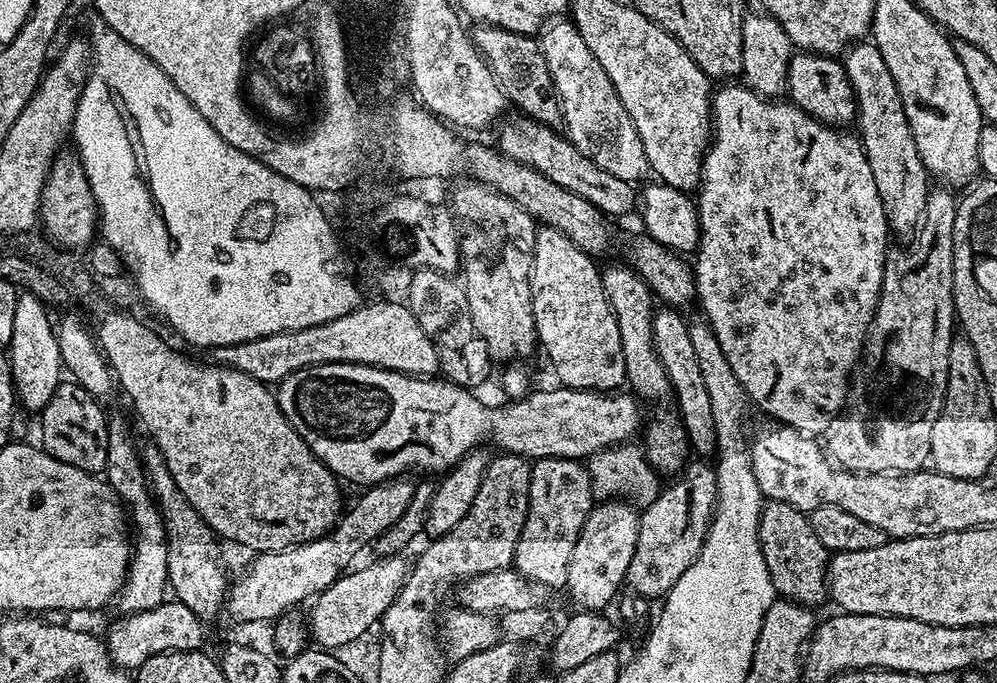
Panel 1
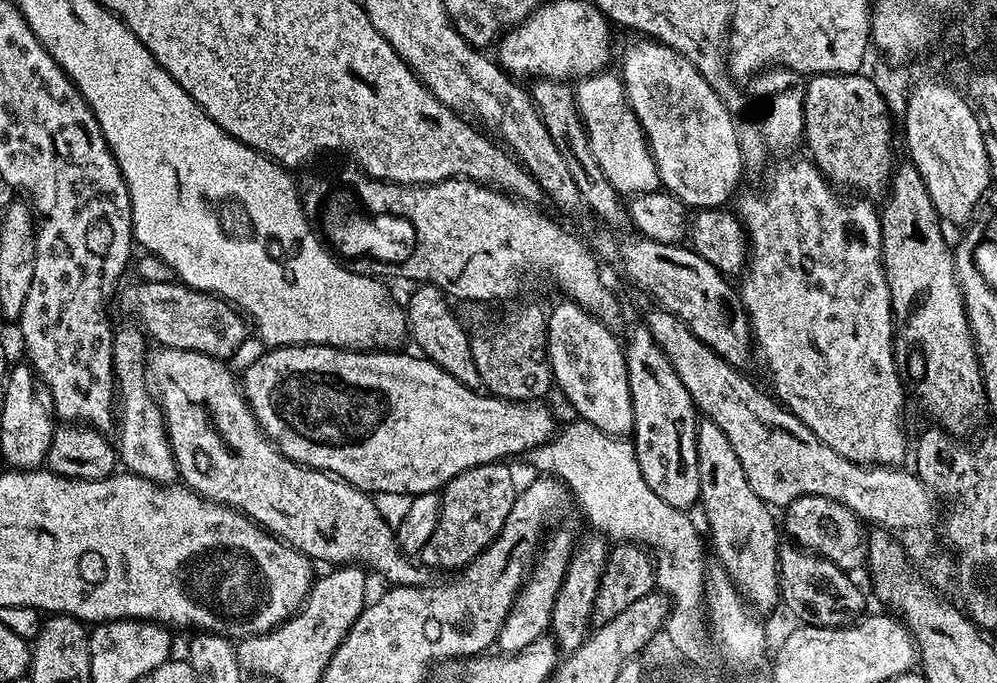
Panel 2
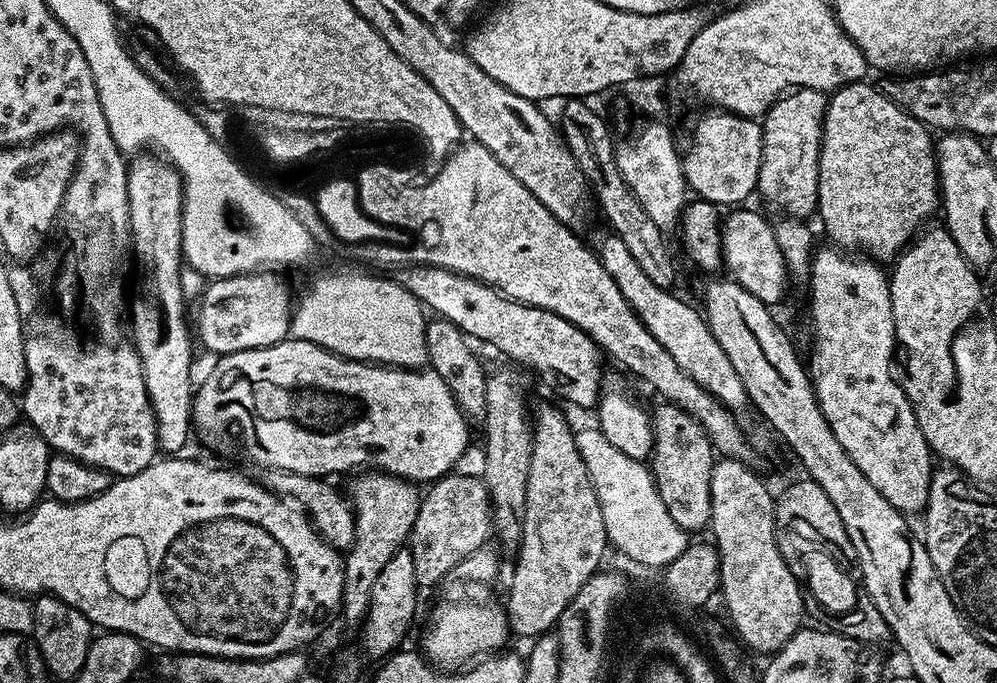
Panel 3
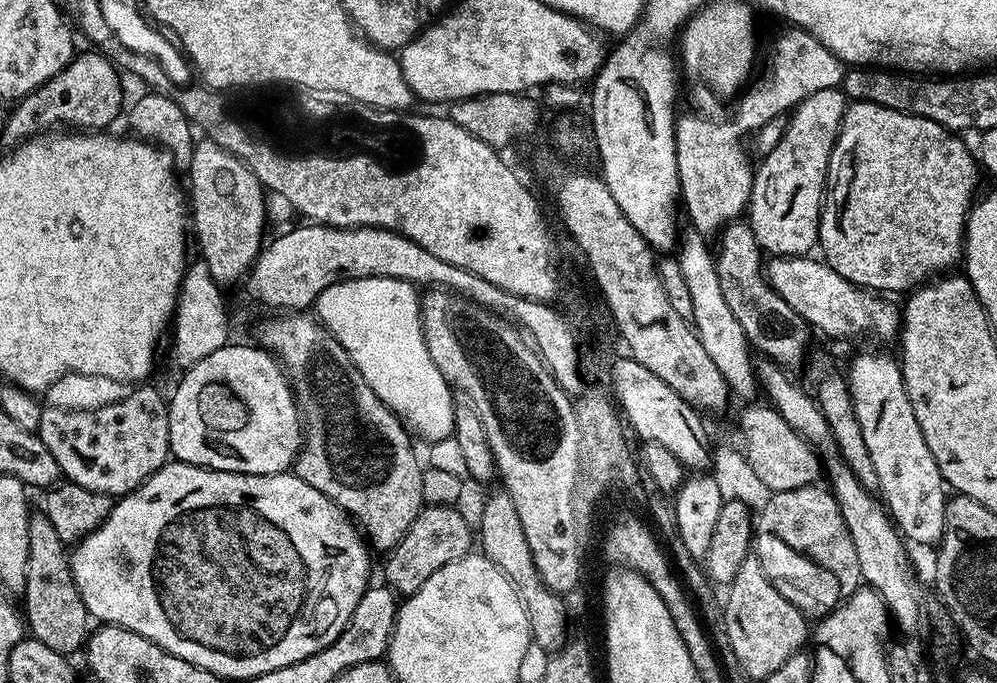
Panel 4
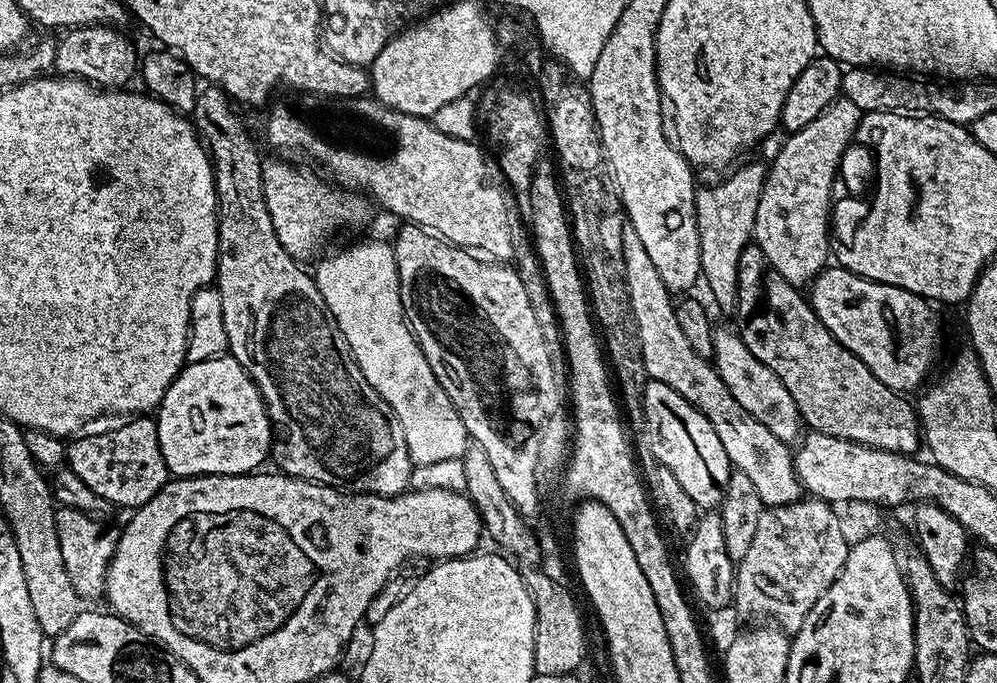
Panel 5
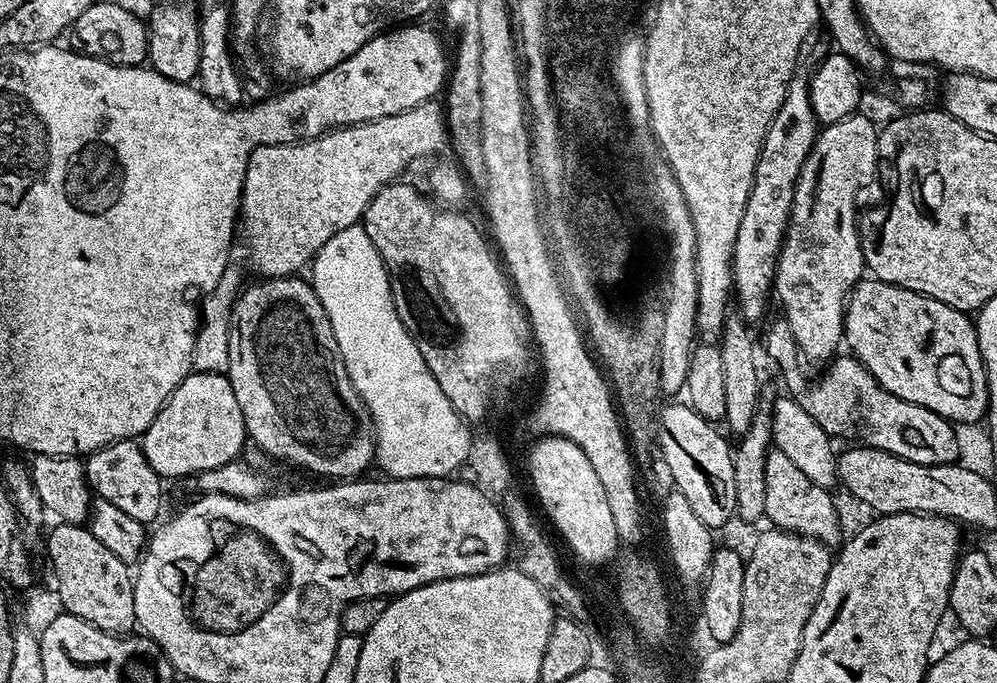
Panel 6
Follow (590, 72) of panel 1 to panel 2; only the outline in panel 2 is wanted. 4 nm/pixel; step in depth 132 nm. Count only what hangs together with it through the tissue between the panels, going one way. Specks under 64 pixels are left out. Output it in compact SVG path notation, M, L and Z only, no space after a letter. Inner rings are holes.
M605 70L595 72L592 76L585 76L575 85L576 109L584 129L590 140L590 150L598 166L602 166L602 174L614 190L621 194L635 194L637 192L655 192L661 187L658 166L654 162L651 150L648 149L648 140L644 136L642 126L634 114L634 110L628 105L628 95L624 93L624 82L615 71Z

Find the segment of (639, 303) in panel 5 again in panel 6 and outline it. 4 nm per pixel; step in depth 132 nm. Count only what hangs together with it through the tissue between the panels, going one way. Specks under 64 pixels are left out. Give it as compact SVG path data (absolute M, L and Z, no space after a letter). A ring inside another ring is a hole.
M775 450L769 451L766 458L766 510L767 523L782 532L793 532L799 536L809 536L825 546L839 545L840 516L836 513L836 504L832 501L833 493L829 489L818 486L786 458L786 454Z

